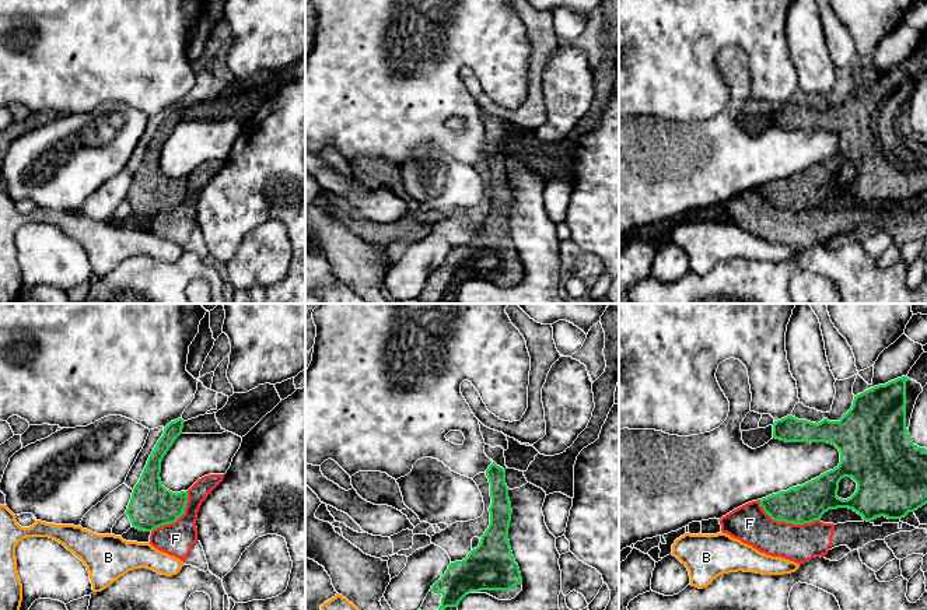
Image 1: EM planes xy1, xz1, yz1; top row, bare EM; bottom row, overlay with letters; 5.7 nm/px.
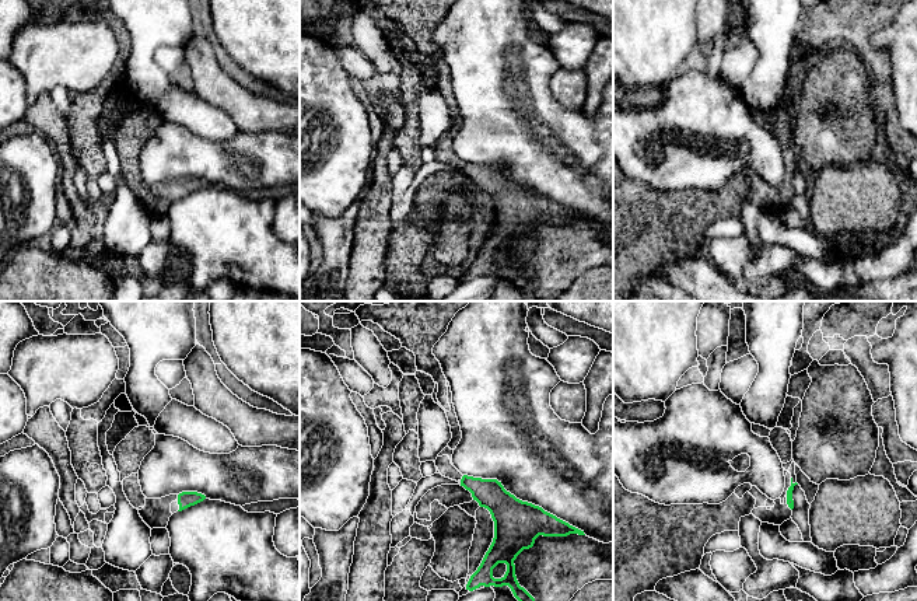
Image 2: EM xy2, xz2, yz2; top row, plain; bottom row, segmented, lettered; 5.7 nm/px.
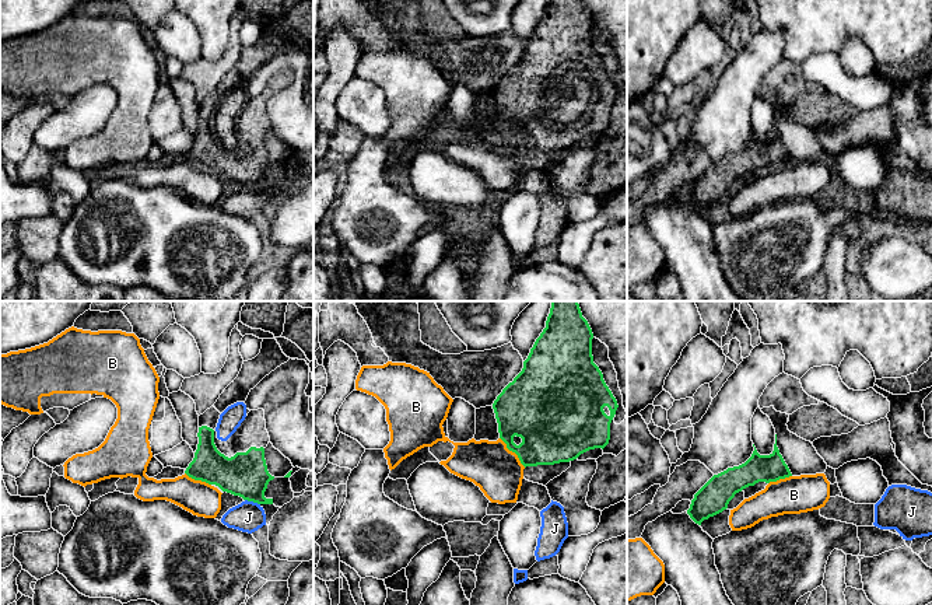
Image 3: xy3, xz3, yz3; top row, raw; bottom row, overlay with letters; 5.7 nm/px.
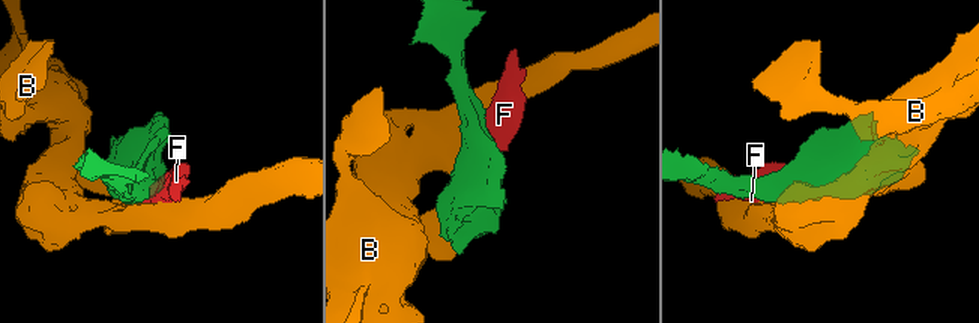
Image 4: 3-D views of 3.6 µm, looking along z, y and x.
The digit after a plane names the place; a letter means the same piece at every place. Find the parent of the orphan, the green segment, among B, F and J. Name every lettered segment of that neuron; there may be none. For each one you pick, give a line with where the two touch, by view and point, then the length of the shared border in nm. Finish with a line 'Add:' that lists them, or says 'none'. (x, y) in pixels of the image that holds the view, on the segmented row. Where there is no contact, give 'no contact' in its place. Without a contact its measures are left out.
Add: none

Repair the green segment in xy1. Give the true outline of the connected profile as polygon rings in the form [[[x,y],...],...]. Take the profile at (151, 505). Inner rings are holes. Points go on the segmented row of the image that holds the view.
[[[183,420],[171,421],[158,439],[139,483],[134,485],[126,509],[132,526],[153,532],[154,529],[176,522],[183,513],[188,502],[188,491],[172,492],[167,490],[160,478],[161,462],[175,439],[182,434]]]

